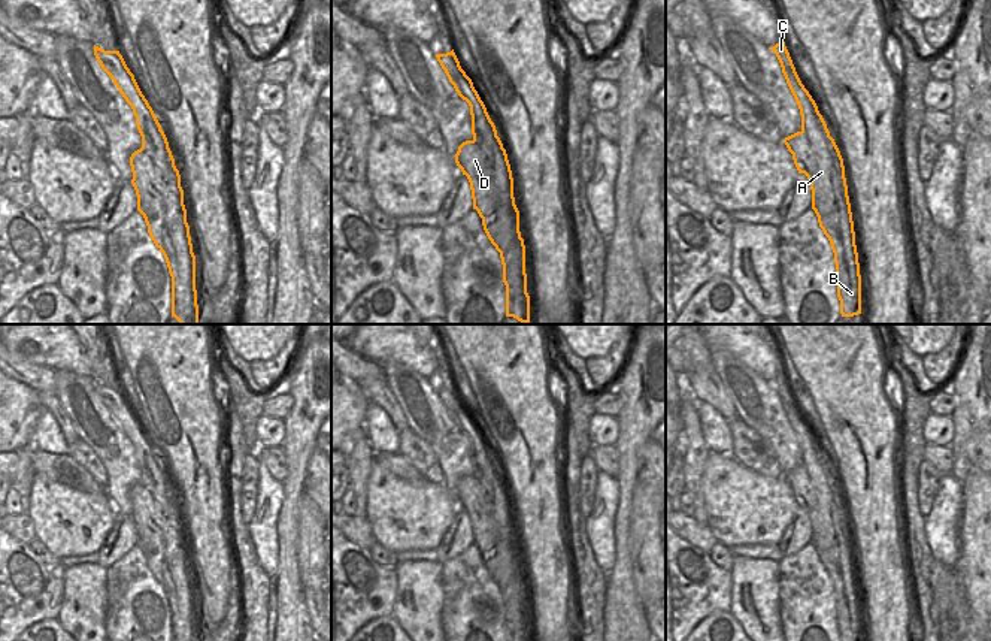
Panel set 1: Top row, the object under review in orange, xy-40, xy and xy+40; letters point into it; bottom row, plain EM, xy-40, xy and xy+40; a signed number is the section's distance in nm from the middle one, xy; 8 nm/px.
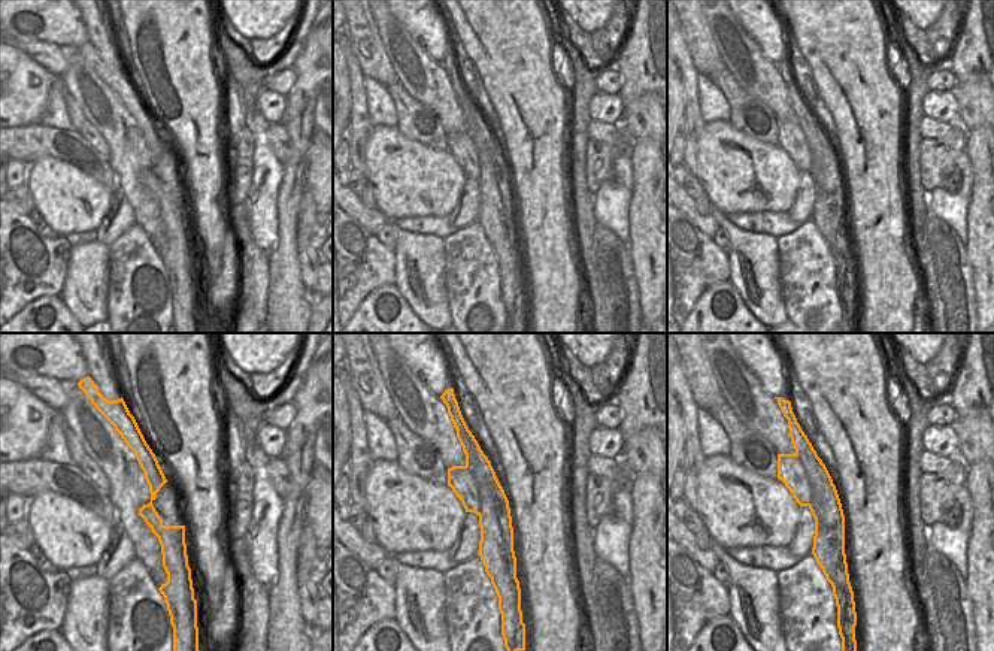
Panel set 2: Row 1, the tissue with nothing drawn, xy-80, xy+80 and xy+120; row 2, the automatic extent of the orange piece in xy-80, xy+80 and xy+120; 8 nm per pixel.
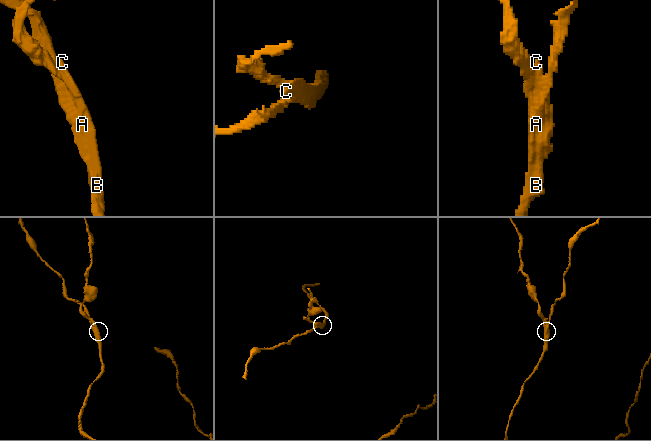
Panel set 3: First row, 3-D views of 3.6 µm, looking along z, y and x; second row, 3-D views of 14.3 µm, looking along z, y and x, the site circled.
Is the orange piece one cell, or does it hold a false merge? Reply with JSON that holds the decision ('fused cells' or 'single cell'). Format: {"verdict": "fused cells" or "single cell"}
{"verdict": "fused cells"}

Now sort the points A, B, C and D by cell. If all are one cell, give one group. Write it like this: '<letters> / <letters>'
A B C / D

